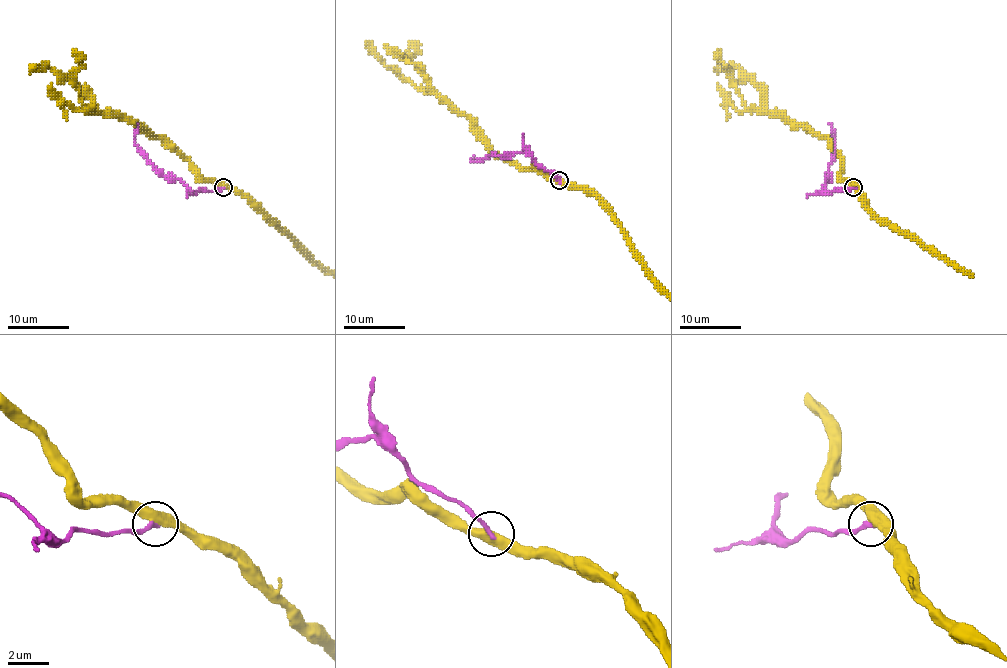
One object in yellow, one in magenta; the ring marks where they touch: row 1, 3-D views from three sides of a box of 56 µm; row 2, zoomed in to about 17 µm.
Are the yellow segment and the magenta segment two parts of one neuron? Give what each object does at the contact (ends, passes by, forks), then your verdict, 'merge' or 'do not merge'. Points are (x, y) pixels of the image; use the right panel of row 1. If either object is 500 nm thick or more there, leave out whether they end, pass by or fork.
do not merge

